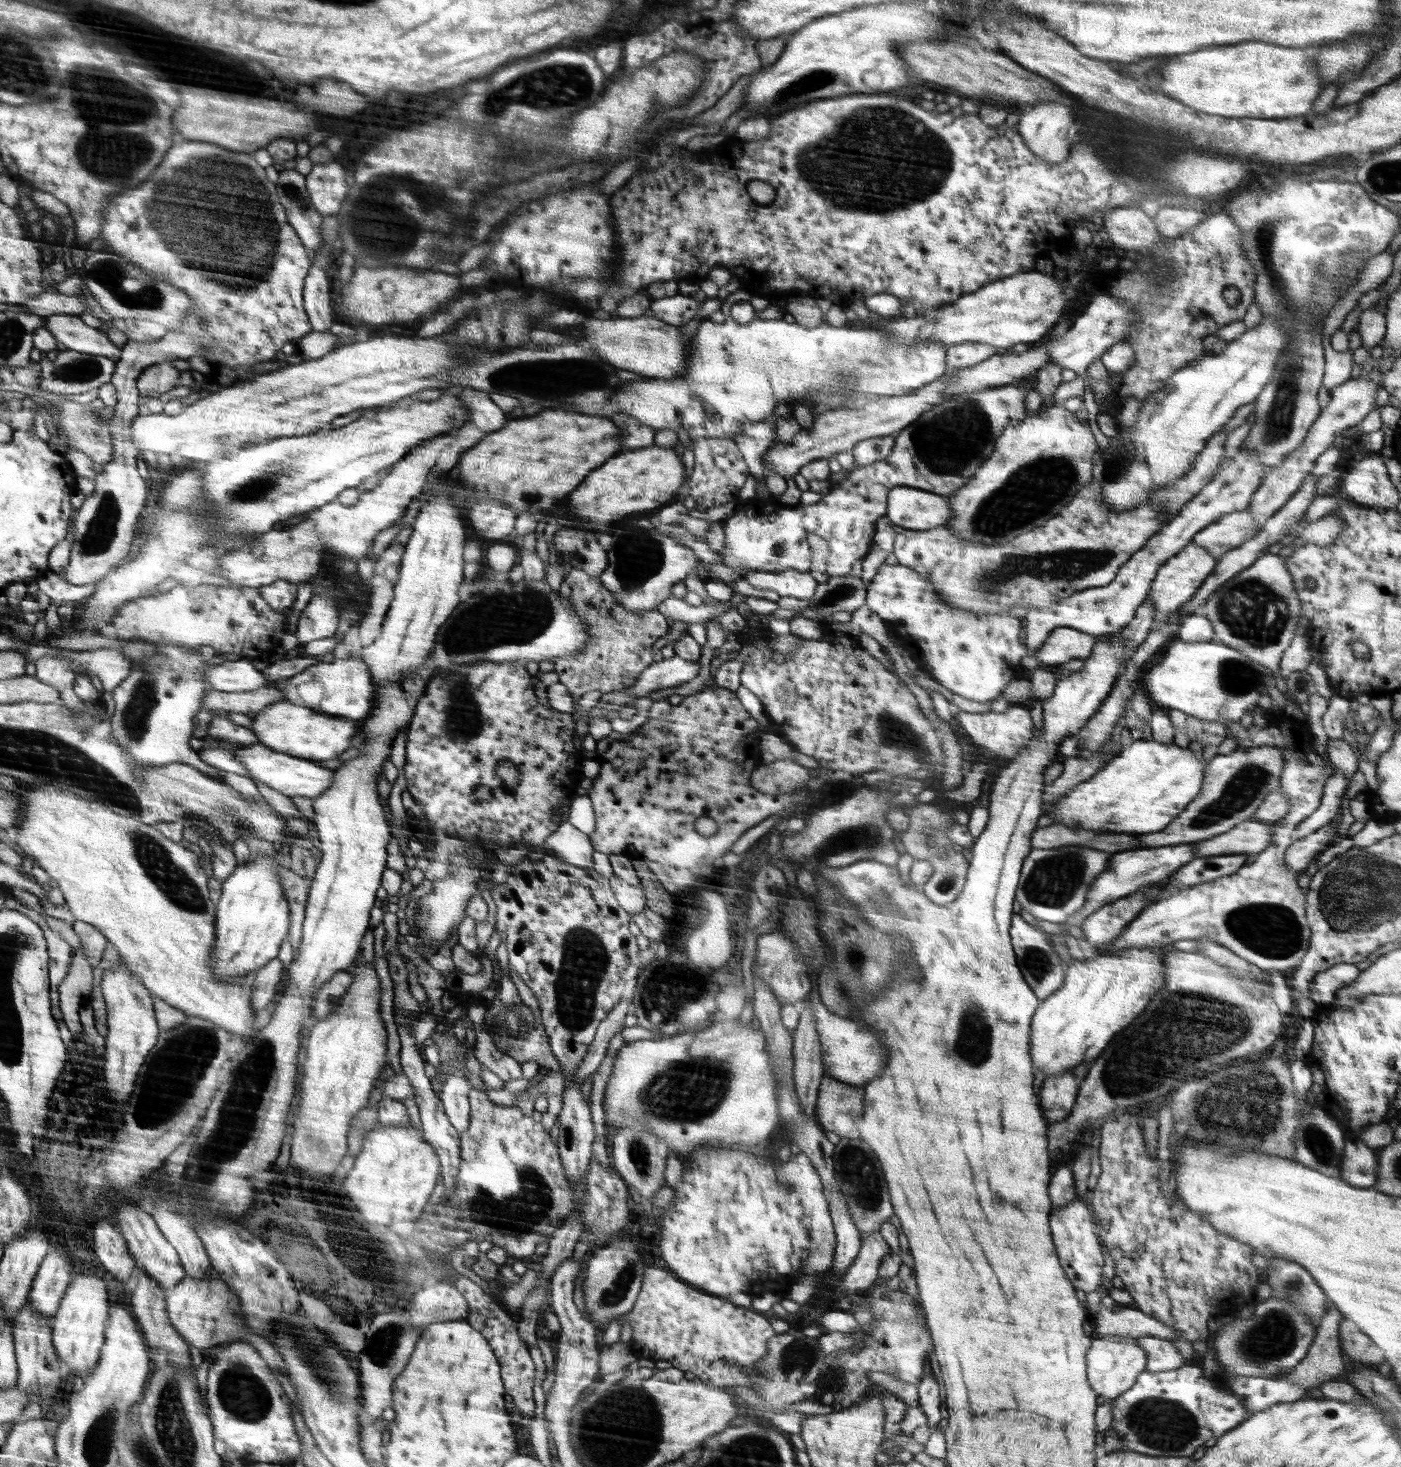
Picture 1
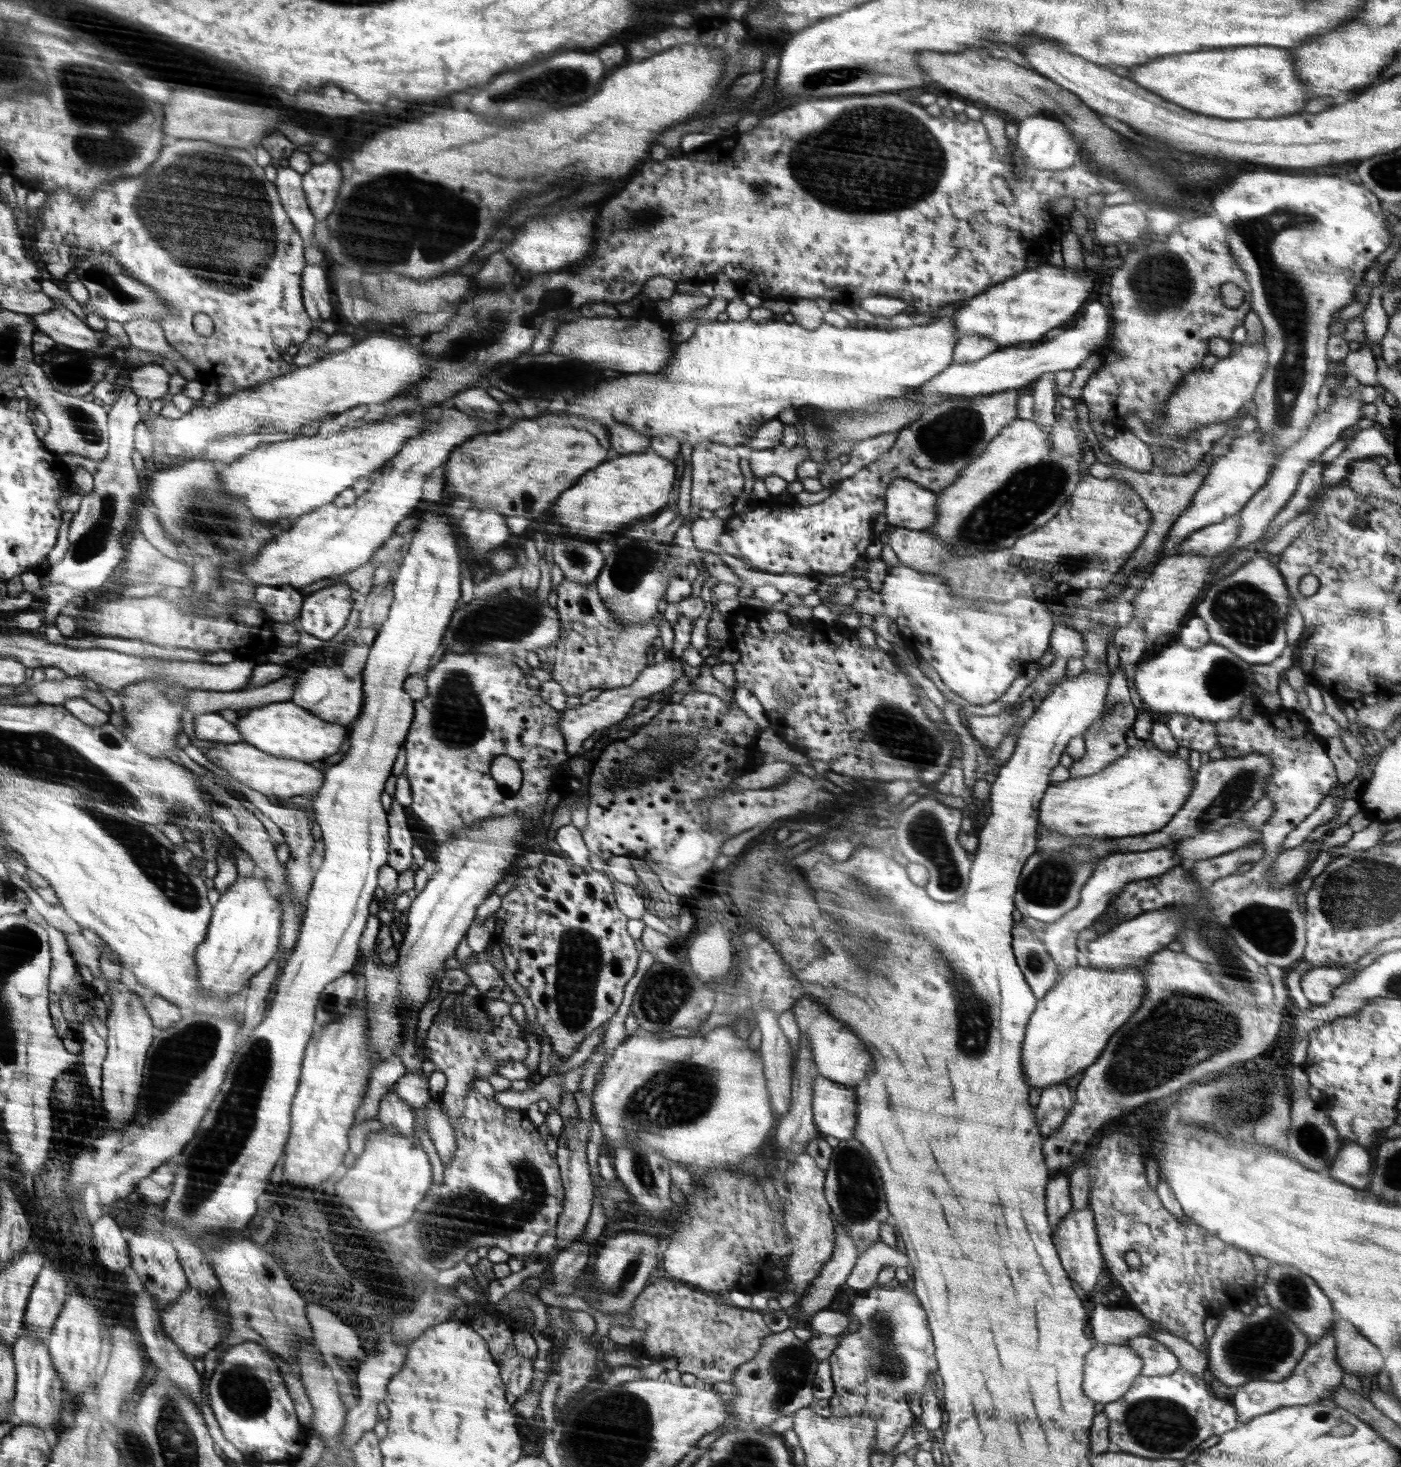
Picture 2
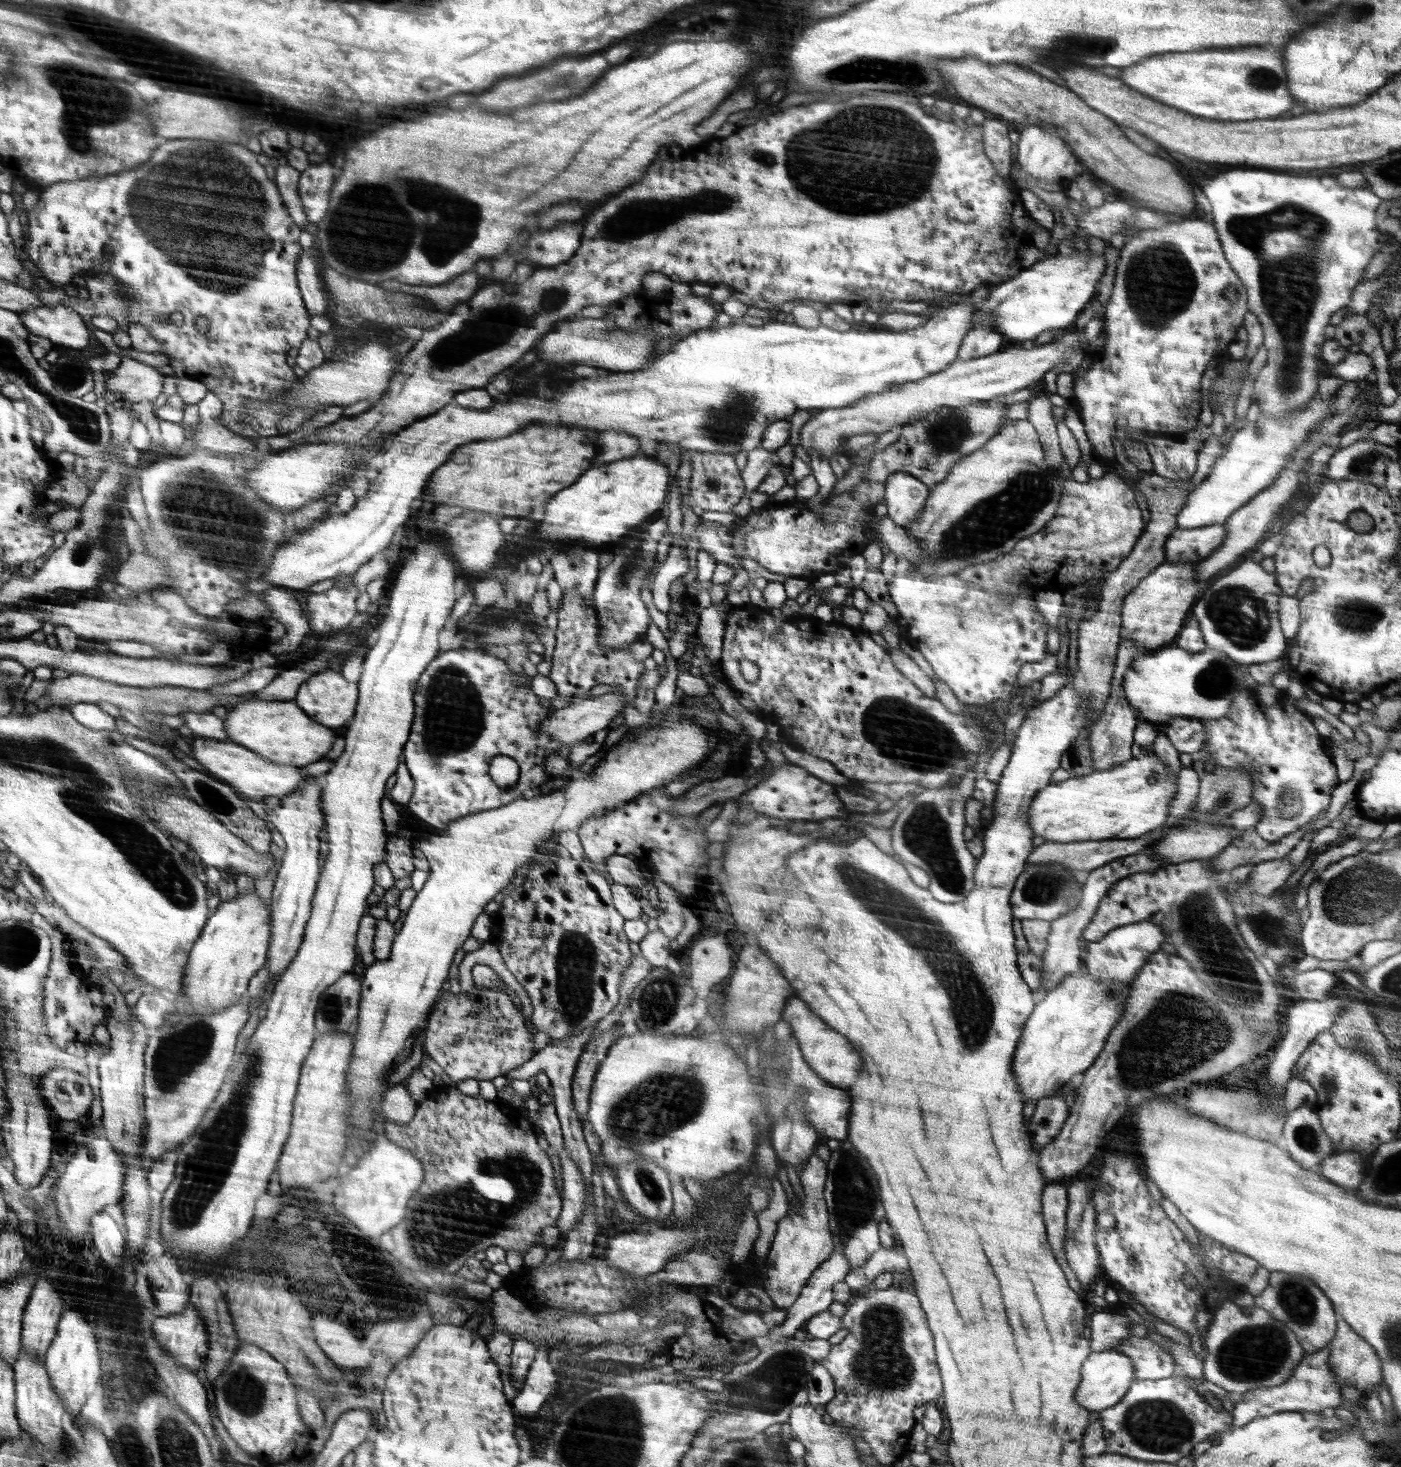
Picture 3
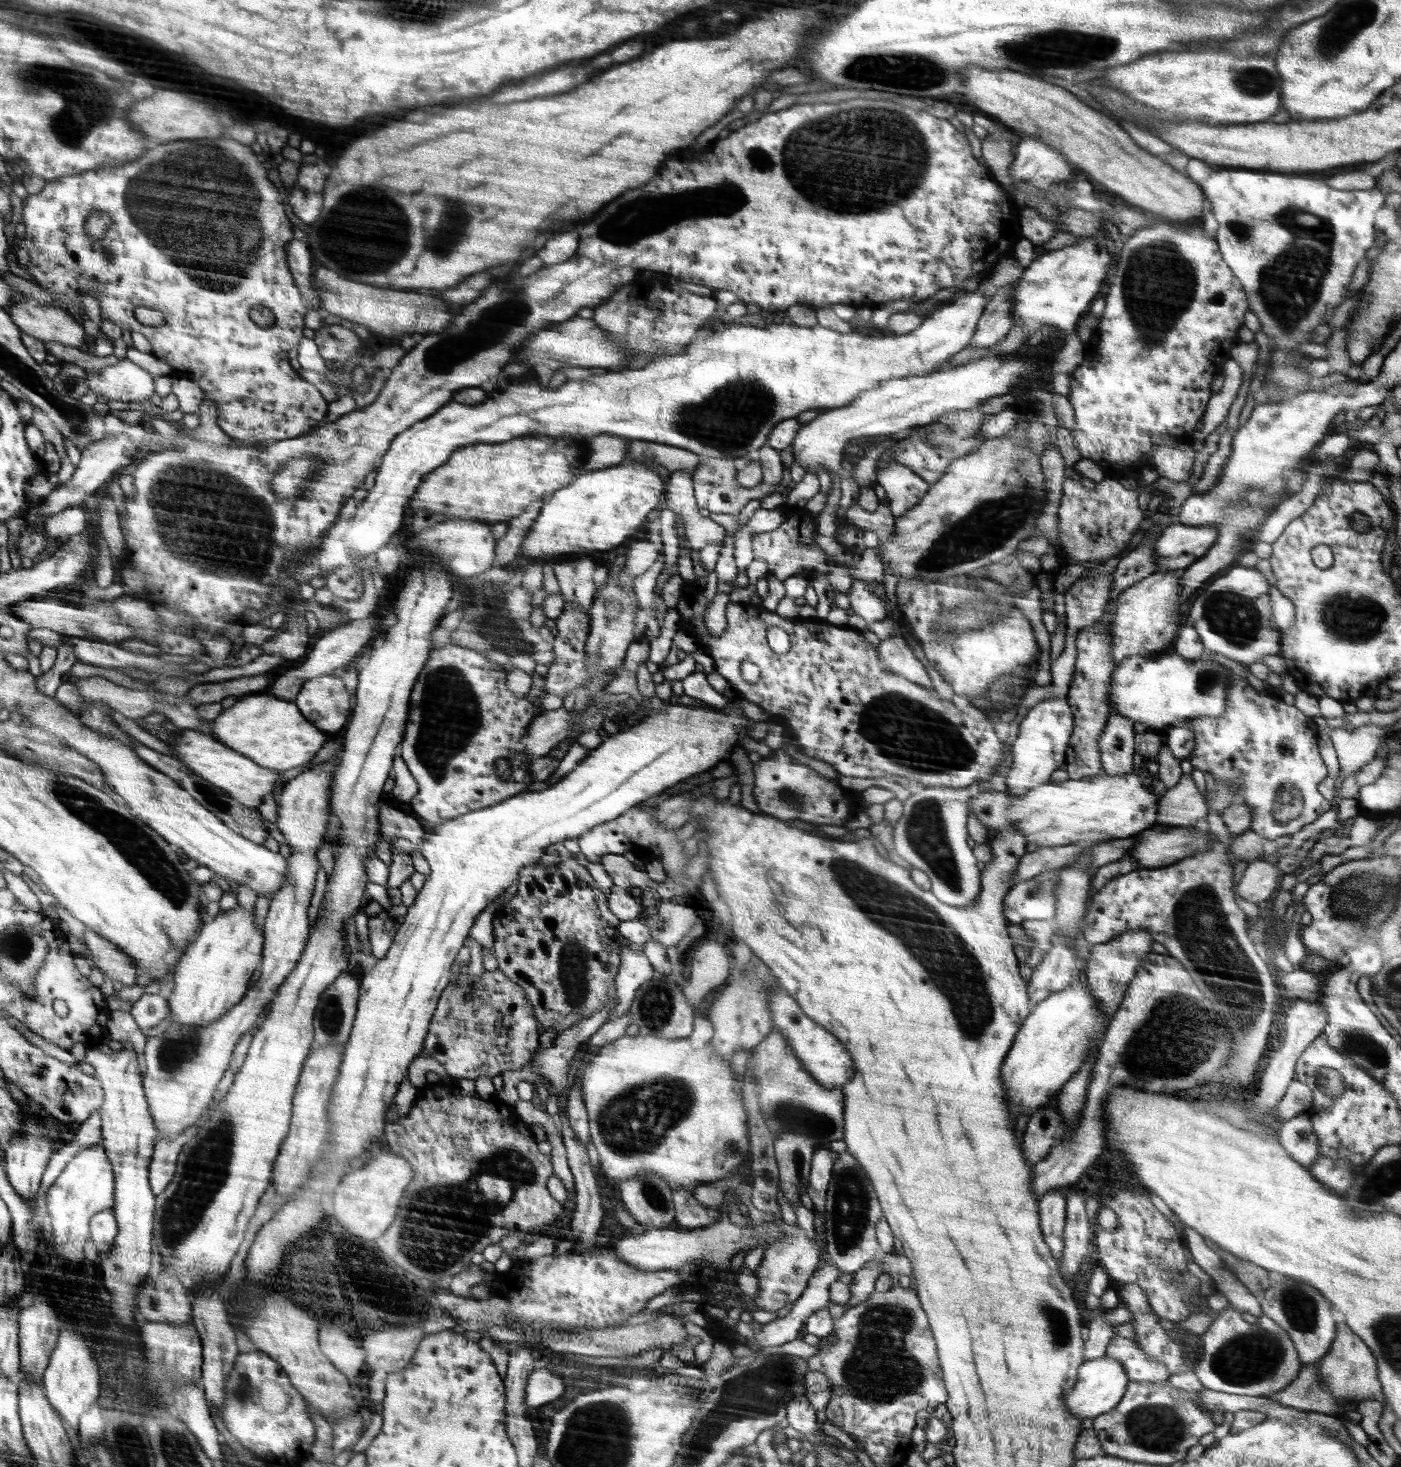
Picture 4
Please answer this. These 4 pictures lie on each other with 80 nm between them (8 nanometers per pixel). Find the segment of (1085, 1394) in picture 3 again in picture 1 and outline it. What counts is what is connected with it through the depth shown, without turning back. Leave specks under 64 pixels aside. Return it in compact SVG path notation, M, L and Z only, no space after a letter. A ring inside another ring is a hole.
M1097 1336L1088 1352L1088 1378L1090 1389L1108 1401L1133 1387L1140 1373L1146 1369L1147 1356L1131 1336Z

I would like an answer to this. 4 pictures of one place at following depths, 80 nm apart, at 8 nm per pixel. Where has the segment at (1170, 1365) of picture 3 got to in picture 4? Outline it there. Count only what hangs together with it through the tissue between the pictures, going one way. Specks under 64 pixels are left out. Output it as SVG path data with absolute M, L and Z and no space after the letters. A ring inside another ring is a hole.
M1118 1335L1112 1337L1105 1356L1113 1357L1122 1363L1129 1382L1166 1382L1170 1377L1168 1367L1164 1367L1159 1360L1149 1358L1139 1344L1132 1339Z

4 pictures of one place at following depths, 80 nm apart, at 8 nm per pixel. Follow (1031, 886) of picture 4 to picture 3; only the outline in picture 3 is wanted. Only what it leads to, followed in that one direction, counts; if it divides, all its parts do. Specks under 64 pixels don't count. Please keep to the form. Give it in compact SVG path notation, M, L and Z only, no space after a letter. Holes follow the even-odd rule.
M1055 862L1031 864L1031 867L1024 870L1017 878L1012 896L1012 917L1020 921L1023 919L1046 920L1048 922L1057 920L1073 908L1071 903L1079 894L1086 876L1087 874L1082 871L1066 868Z

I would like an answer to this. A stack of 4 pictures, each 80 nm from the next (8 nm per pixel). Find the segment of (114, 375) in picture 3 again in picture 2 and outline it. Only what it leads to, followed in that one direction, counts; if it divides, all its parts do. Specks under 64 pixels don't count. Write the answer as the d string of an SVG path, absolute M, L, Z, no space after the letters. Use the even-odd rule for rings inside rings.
M155 363L134 367L130 371L131 387L141 398L150 400L161 399L169 393L171 380L174 374L170 374L162 365Z

